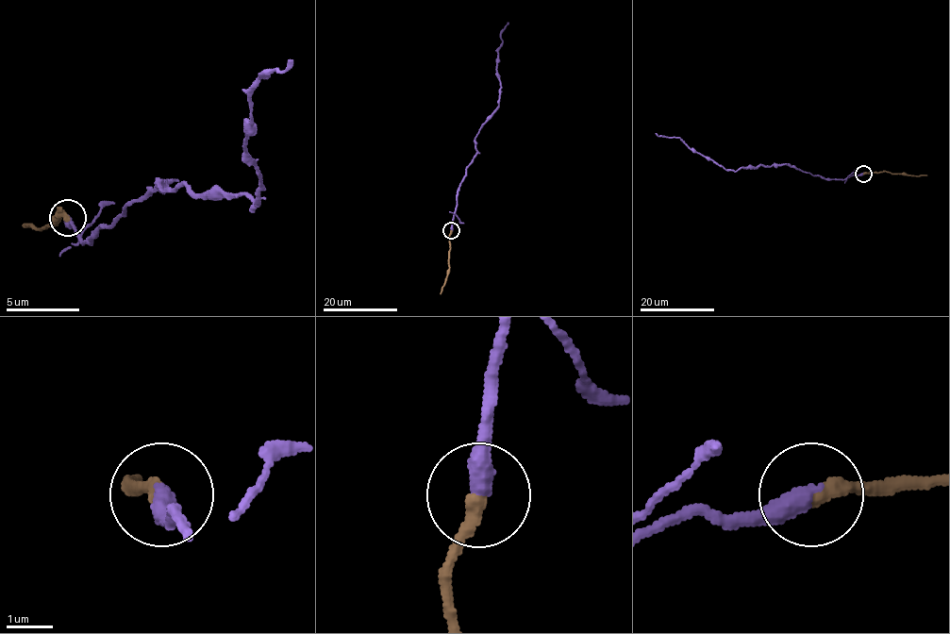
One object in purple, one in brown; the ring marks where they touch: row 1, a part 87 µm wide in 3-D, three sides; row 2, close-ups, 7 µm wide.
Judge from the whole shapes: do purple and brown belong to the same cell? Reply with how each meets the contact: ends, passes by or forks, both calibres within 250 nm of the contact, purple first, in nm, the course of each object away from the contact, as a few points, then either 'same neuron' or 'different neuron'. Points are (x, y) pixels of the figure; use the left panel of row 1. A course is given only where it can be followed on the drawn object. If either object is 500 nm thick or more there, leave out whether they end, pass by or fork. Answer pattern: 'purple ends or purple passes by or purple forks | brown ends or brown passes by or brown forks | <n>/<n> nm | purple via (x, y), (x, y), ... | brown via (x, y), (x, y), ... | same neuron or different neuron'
purple ends | brown ends | 460/340 nm | purple via (66, 219), (89, 241), (165, 182), (242, 192), (254, 208), (260, 190), (246, 149), (250, 91), (293, 60) | brown via (66, 219), (58, 215), (58, 211), (58, 219), (52, 226), (41, 229), (22, 223) | same neuron

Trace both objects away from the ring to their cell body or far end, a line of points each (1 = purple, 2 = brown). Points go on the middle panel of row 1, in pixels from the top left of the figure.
1: (451, 230), (457, 192), (476, 153), (475, 138), (498, 105), (497, 49), (502, 41), (500, 32), (508, 23)
2: (451, 230), (449, 273), (440, 293)

